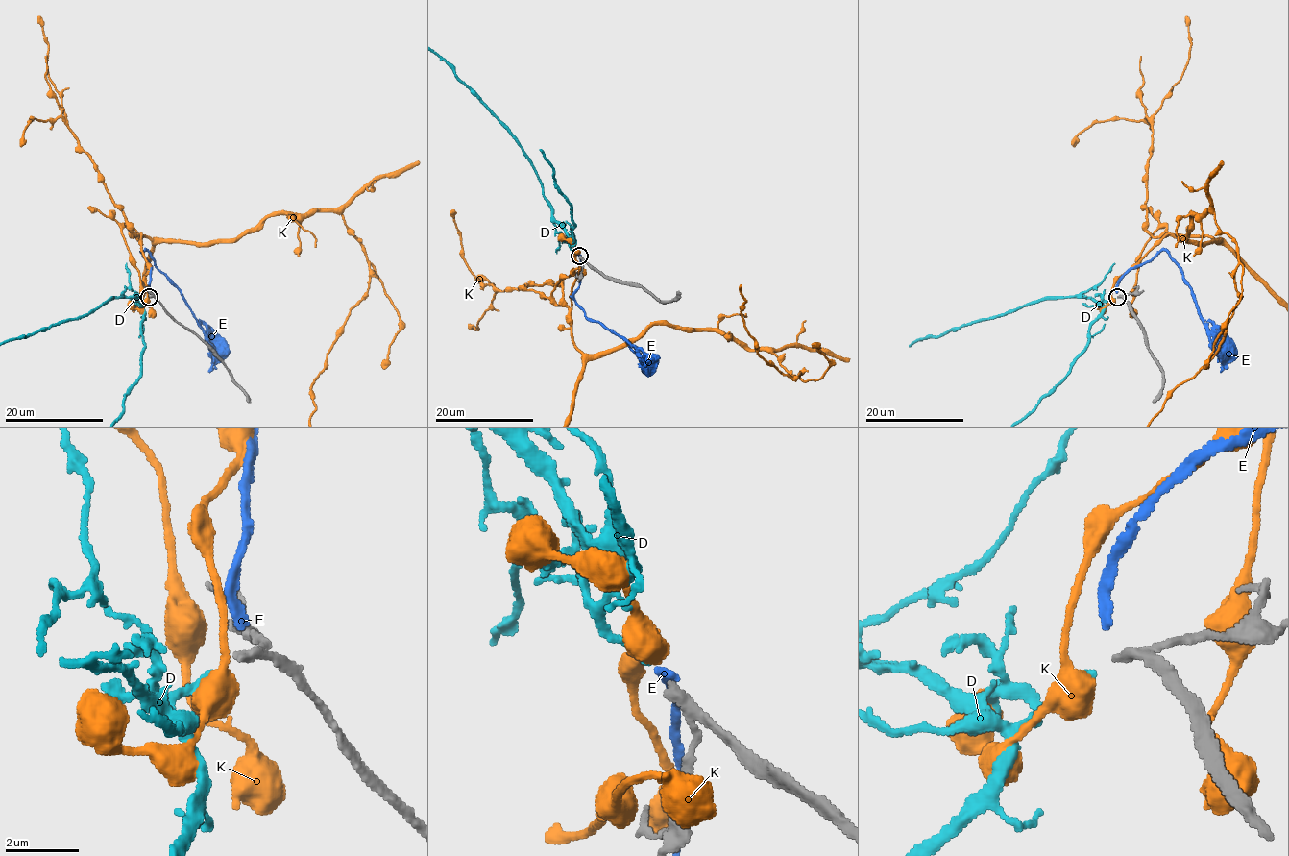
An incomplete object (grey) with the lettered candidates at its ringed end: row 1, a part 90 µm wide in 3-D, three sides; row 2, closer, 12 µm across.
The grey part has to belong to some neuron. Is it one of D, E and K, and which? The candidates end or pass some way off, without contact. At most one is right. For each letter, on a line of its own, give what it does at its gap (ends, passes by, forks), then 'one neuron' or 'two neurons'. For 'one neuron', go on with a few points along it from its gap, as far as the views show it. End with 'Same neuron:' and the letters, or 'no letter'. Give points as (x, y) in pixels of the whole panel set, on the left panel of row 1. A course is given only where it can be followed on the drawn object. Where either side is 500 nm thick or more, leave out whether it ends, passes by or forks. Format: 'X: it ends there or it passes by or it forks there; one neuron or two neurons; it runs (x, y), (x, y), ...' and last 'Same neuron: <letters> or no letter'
D: it ends there; one neuron
E: it ends there; two neurons
K: it passes by; two neurons
Same neuron: D

